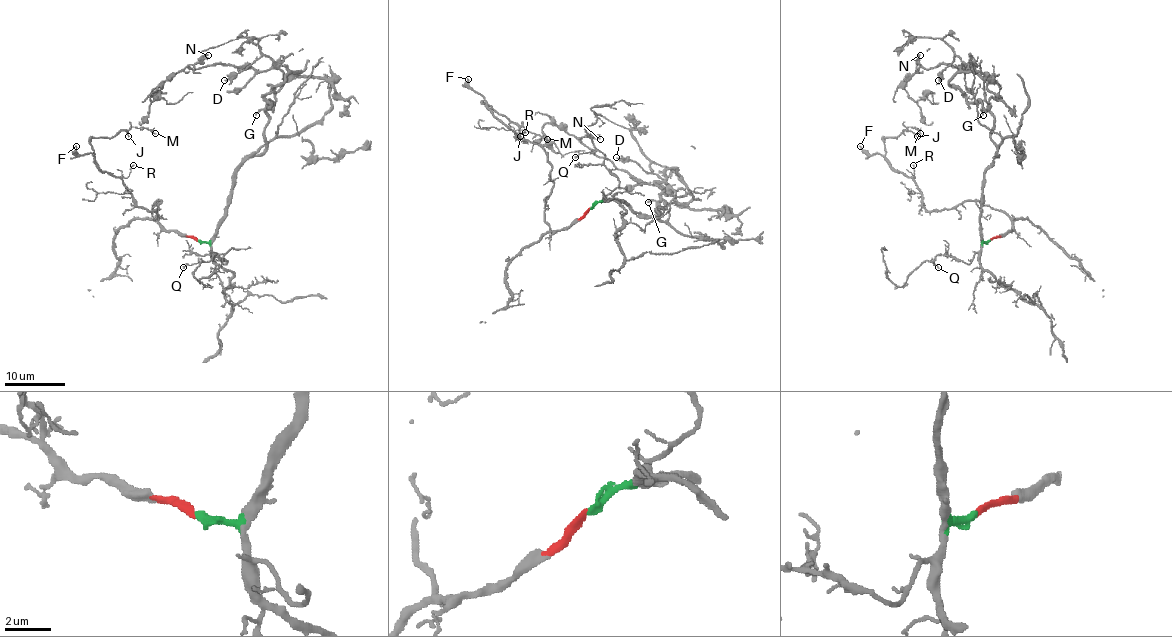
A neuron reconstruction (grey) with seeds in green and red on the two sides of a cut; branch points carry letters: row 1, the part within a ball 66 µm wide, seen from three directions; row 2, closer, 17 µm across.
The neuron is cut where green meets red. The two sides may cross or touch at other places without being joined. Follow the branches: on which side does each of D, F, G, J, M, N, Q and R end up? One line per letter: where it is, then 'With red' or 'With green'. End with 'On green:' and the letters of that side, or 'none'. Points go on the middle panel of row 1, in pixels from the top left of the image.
D: Place: (616, 157). With green
F: Place: (468, 79). With red
G: Place: (648, 202). With green
J: Place: (520, 136). With red
M: Place: (547, 139). With red
N: Place: (600, 139). With green
Q: Place: (575, 157). With green
R: Place: (525, 132). With red
On green: D, G, N, Q

